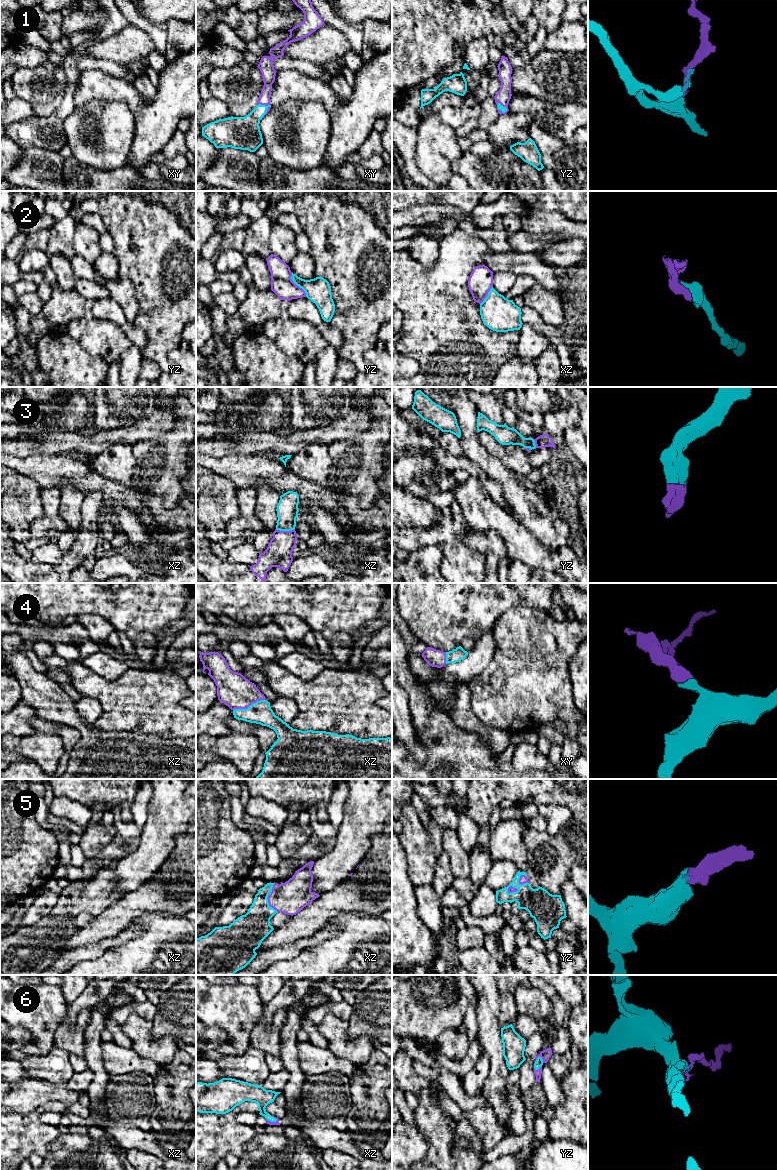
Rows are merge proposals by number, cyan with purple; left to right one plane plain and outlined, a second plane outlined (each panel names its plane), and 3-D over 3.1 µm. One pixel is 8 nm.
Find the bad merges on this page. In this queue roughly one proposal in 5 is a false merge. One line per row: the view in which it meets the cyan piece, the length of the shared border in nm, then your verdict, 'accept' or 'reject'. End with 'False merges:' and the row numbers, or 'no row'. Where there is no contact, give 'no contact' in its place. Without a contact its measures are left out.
1: contact in xy; length 120 nm; accept
2: contact in yz; length 220 nm; reject
3: contact in xz; length 150 nm; accept
4: contact in xz; length 280 nm; accept
5: contact in xz; length 220 nm; accept
6: contact in yz; length 70 nm; accept
False merges: 2

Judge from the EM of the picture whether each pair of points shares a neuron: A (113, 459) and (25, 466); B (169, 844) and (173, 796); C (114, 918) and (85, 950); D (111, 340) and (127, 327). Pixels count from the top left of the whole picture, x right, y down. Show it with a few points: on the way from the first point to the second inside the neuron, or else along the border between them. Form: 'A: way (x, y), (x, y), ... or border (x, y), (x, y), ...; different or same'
A: border (89, 467), (110, 480); different
B: way (169, 832), (169, 808); same
C: border (113, 936), (93, 943), (79, 944), (68, 950); different
D: border (102, 319), (113, 322), (132, 343); different

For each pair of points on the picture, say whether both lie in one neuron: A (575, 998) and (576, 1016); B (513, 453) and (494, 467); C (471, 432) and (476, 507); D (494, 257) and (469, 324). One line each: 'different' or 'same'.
A: different
B: different
C: different
D: different

